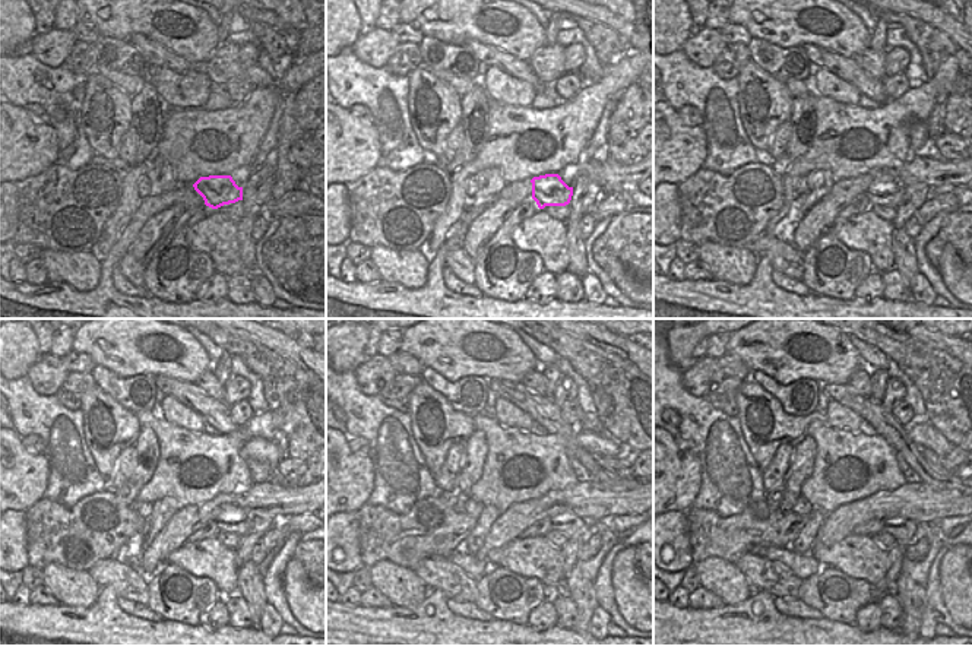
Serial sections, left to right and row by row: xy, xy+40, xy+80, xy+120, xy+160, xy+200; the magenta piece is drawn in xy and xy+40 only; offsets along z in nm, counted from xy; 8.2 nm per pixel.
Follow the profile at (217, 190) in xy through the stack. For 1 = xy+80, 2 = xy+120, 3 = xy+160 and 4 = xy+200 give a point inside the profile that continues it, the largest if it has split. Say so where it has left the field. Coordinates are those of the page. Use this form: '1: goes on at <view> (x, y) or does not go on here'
1: goes on at xy+80 (882, 193)
2: goes on at xy+120 (237, 522)
3: goes on at xy+160 (570, 525)
4: goes on at xy+200 (904, 531)

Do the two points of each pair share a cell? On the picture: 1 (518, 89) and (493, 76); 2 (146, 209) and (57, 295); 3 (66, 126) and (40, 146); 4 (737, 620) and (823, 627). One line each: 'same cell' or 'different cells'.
1: same cell
2: same cell
3: different cells
4: same cell

